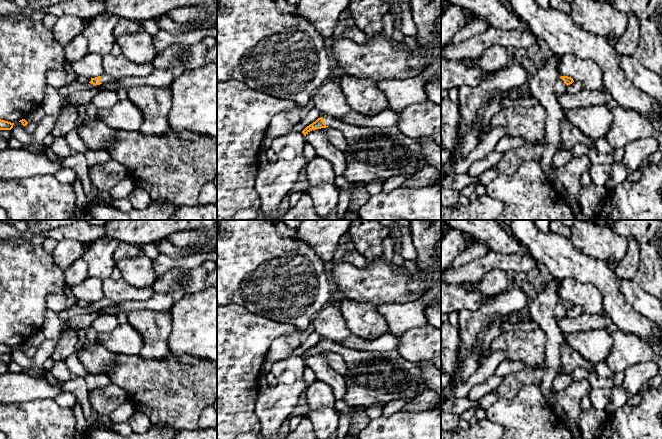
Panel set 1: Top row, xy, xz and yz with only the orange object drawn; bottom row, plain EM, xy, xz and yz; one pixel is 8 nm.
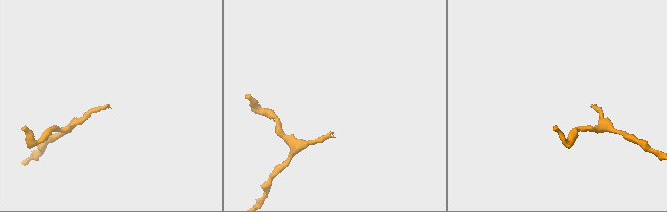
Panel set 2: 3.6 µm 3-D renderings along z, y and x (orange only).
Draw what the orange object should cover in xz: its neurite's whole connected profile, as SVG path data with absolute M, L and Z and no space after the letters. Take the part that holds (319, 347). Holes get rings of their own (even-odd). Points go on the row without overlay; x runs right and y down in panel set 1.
M325 340L318 342L307 350L302 357L306 360L312 354L326 351L340 354L346 362L345 380L347 389L344 394L344 401L351 407L385 406L395 399L414 399L428 389L420 367L416 363L406 360L398 351L356 350Z

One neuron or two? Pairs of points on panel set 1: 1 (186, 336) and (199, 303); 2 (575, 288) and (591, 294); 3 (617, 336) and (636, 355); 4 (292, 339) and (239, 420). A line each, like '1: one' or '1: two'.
1: one
2: one
3: one
4: two

